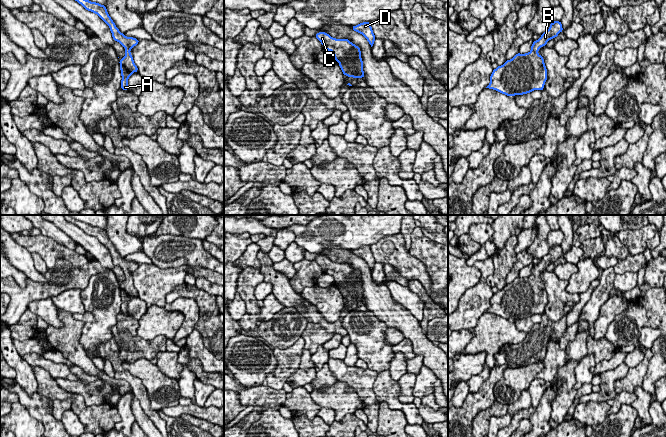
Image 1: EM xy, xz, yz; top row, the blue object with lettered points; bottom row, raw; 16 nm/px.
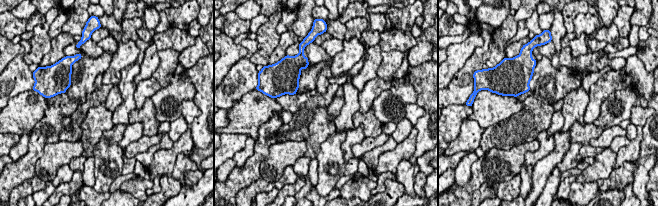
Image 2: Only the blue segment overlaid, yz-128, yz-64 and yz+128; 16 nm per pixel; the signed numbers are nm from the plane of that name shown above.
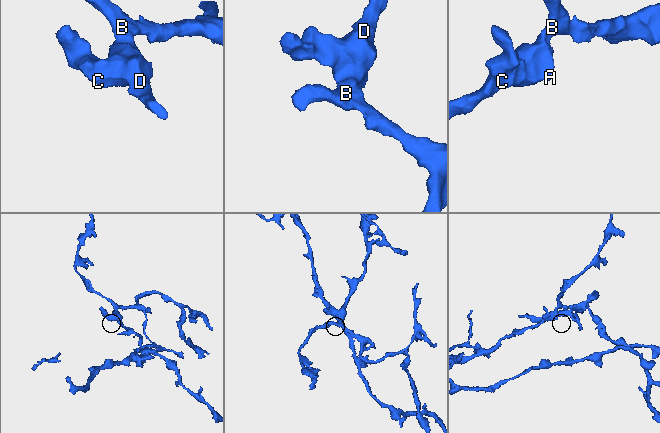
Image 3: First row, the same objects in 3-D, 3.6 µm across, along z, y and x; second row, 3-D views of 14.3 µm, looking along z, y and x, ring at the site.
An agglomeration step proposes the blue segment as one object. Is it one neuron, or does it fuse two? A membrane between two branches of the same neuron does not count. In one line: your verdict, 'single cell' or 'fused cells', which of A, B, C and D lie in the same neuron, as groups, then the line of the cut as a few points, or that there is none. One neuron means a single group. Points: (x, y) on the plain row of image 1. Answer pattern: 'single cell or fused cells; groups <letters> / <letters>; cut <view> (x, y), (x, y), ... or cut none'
single cell; groups A B C D; cut none

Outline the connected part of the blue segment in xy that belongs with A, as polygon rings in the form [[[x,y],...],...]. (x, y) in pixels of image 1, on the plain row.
[[[64,215],[64,217],[68,222],[71,222],[81,228],[86,234],[97,238],[109,250],[113,264],[119,266],[125,272],[126,279],[119,284],[119,287],[122,300],[121,313],[128,315],[129,301],[132,297],[138,296],[138,292],[134,287],[130,274],[139,267],[139,264],[133,261],[126,261],[123,257],[121,257],[109,240],[104,229],[73,219],[69,215]]]

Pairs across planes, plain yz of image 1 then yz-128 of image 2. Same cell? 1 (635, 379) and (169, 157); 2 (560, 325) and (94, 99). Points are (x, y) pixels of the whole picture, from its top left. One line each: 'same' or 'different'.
1: same
2: same

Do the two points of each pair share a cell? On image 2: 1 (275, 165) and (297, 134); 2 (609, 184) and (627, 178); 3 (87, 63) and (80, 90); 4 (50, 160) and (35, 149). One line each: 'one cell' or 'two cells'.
1: two cells
2: one cell
3: one cell
4: two cells

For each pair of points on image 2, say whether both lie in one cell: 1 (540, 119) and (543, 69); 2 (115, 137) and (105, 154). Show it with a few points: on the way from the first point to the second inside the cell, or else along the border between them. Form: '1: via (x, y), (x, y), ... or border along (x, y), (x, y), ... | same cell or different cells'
1: border along (532, 94), (540, 101), (553, 106) | different cells
2: via (112, 141), (107, 150) | same cell

